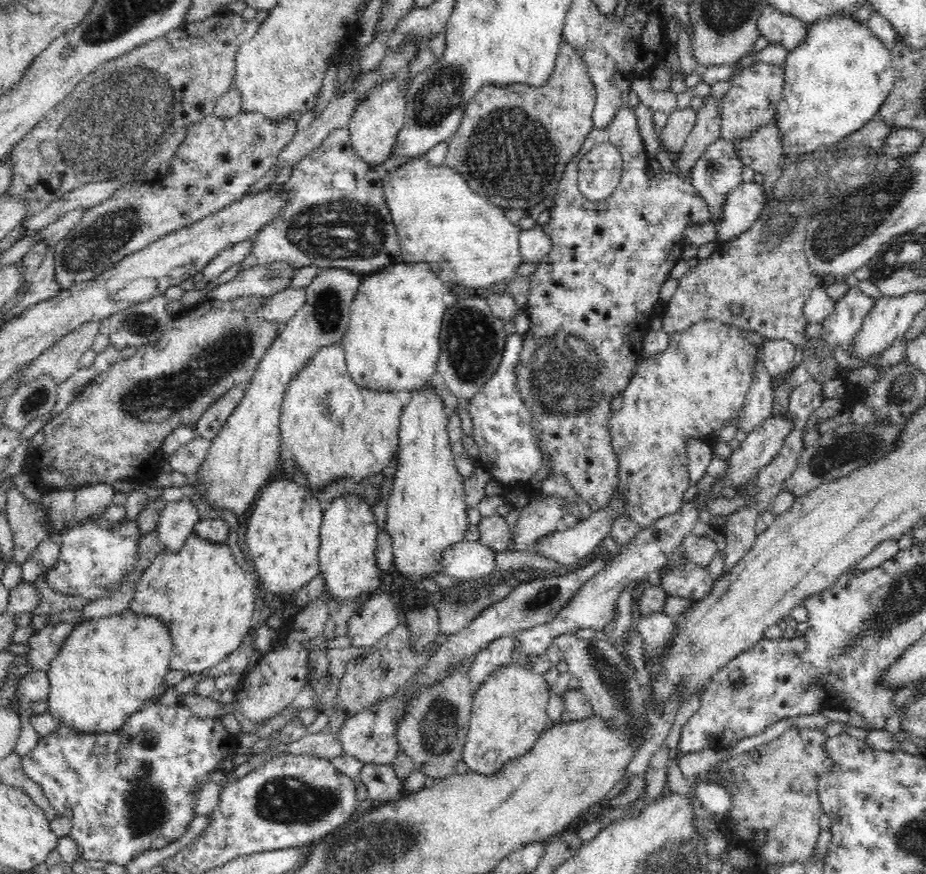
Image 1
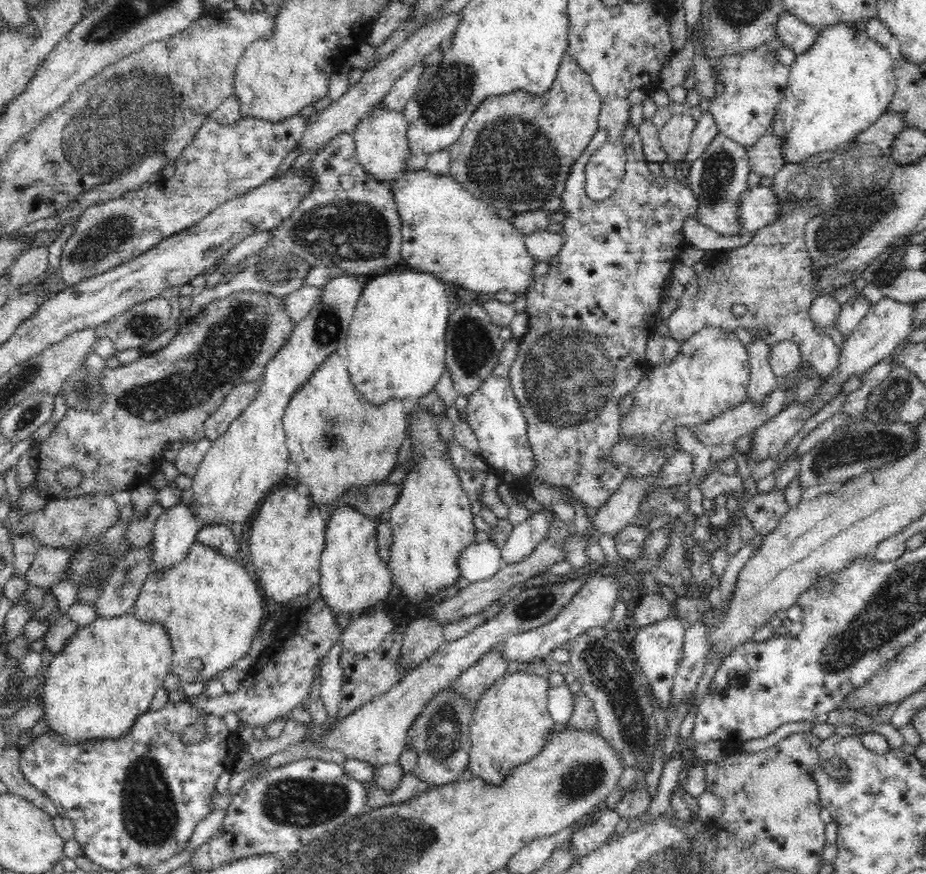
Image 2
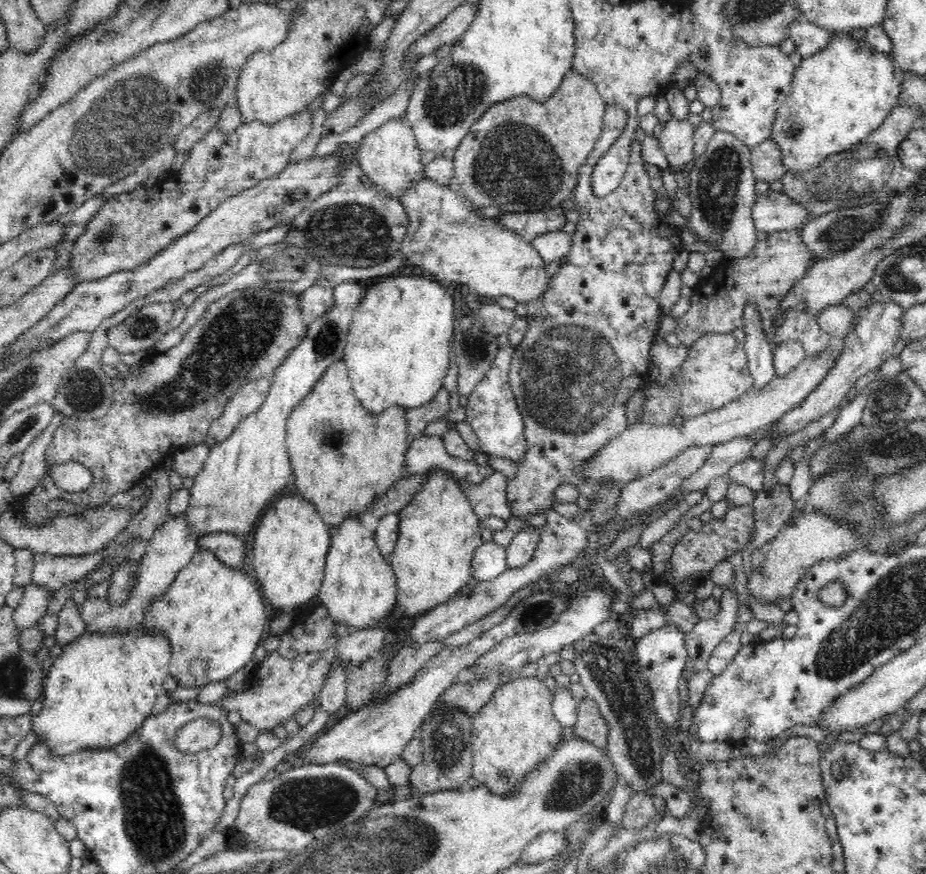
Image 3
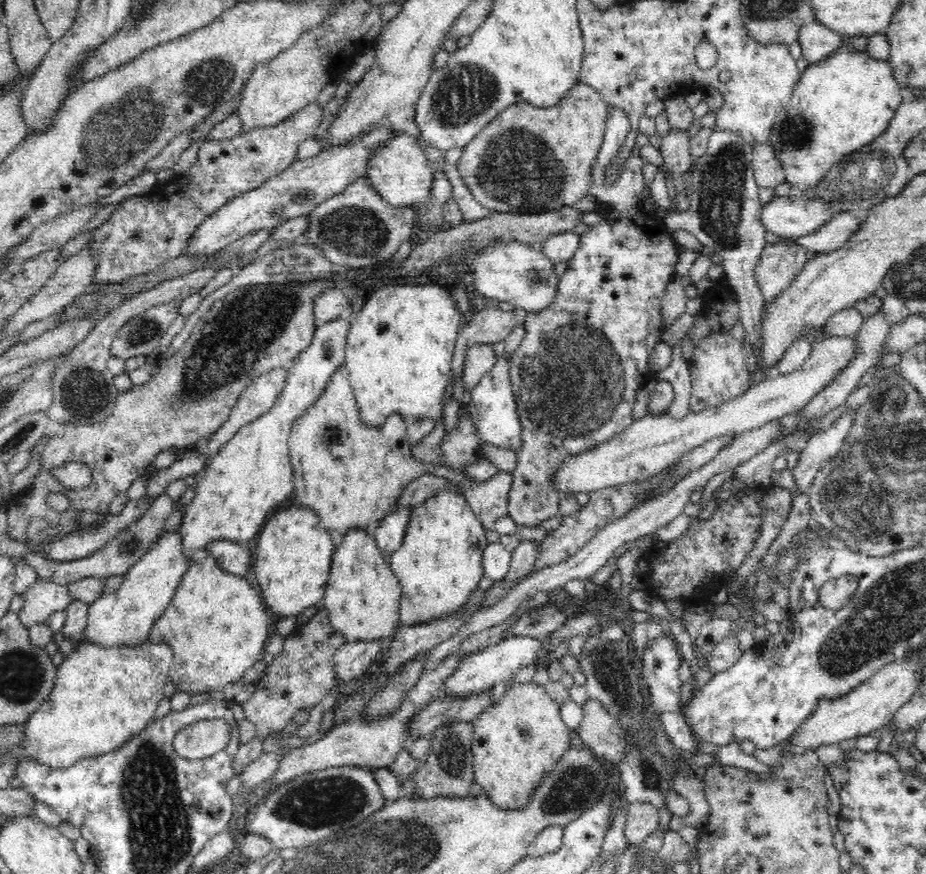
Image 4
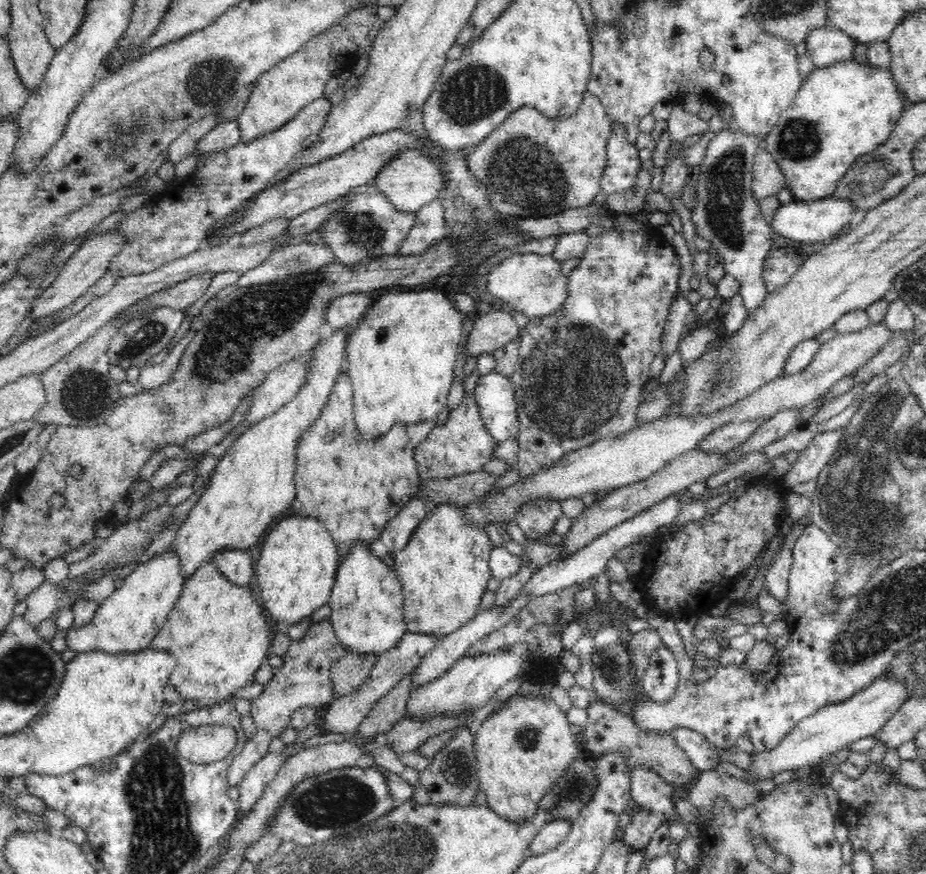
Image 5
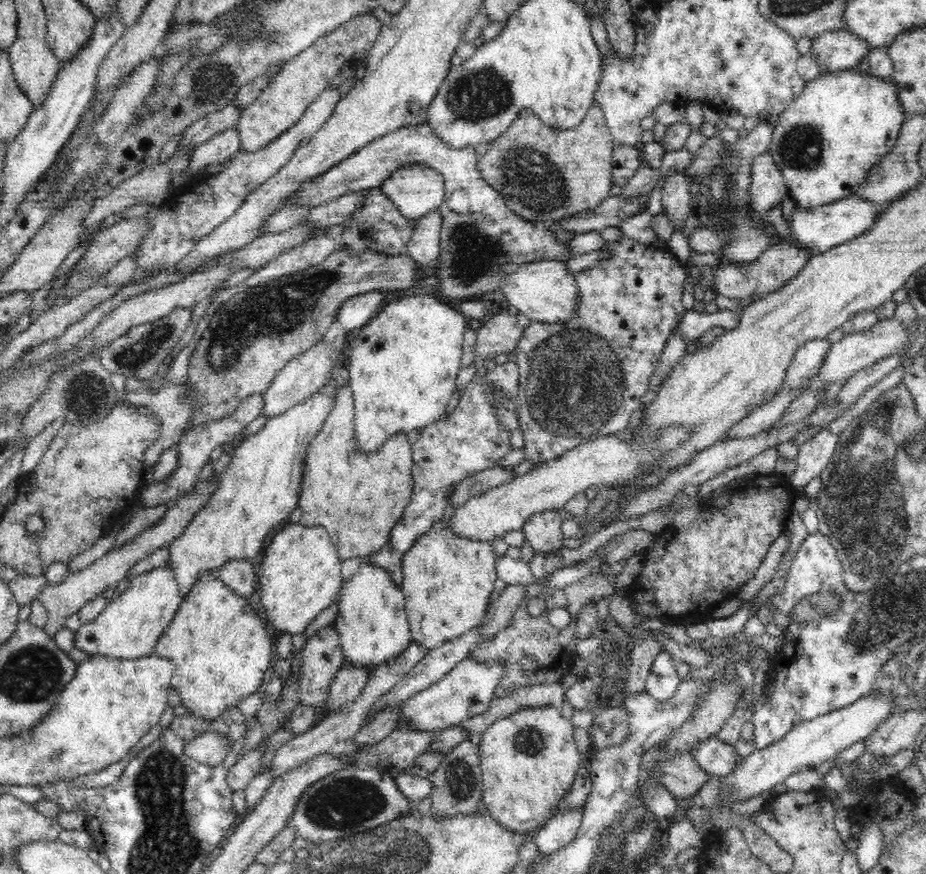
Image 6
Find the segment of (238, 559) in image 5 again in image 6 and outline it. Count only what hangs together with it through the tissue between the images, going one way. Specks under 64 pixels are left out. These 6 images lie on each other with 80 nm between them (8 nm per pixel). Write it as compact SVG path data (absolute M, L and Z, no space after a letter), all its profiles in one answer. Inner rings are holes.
M287 522L287 526L272 537L270 546L264 552L264 560L260 562L258 574L259 599L274 629L291 636L304 633L307 626L335 602L343 583L340 567L338 549L326 528ZM232 560L232 562L226 562L226 566L220 567L216 573L228 587L232 587L234 593L244 595L246 599L252 600L251 595L256 584L256 571L254 571L251 562L248 560Z

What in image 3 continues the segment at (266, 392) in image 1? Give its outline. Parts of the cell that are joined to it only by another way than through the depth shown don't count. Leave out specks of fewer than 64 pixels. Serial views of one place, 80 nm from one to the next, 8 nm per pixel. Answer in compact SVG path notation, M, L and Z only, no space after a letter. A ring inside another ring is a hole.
M354 280L342 282L333 288L333 307L330 307L329 311L318 316L317 319L311 319L307 323L307 335L302 337L301 343L298 343L298 346L289 352L287 358L283 360L281 365L278 365L277 370L272 374L272 384L262 406L246 416L241 423L238 423L226 440L215 444L210 449L204 466L193 479L193 486L190 488L190 505L185 513L189 530L199 537L197 540L202 540L214 532L228 532L242 538L256 526L258 520L260 521L262 513L270 506L269 503L272 502L272 499L276 496L282 496L284 488L293 477L289 450L285 443L287 437L286 421L293 408L306 395L309 395L312 387L322 378L324 371L333 362L343 360L353 314L360 304L364 289Z

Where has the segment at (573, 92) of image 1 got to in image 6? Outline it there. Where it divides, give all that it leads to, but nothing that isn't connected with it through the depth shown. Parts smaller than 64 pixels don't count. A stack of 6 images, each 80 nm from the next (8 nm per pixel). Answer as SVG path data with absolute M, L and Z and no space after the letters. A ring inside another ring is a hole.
M594 101L588 112L585 114L585 117L581 120L580 124L577 124L575 127L572 127L572 130L563 130L562 128L552 128L550 125L542 122L542 119L539 119L538 116L529 111L522 111L518 116L513 120L513 123L507 128L506 132L502 136L498 136L498 139L492 142L490 150L486 154L480 155L477 158L477 169L480 171L482 178L490 185L493 186L497 191L499 196L501 196L506 203L506 206L513 210L518 216L525 218L528 221L537 222L539 225L552 224L556 225L560 219L564 217L572 216L577 212L582 212L585 210L590 210L600 204L604 199L608 198L608 192L610 192L611 186L611 156L614 150L614 138L611 136L610 130L607 127L606 119L600 105Z

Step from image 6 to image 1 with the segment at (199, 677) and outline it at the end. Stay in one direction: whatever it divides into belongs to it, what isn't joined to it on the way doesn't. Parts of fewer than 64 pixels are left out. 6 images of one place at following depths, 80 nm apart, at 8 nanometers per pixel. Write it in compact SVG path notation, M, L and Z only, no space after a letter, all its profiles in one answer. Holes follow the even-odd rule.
M198 533L190 534L182 550L176 554L160 550L151 566L145 568L141 574L129 605L134 613L154 616L167 625L173 642L170 668L182 670L185 676L212 668L236 650L241 640L248 640L247 634L254 628L252 622L256 612L253 579L236 563L232 550L227 544L203 540Z

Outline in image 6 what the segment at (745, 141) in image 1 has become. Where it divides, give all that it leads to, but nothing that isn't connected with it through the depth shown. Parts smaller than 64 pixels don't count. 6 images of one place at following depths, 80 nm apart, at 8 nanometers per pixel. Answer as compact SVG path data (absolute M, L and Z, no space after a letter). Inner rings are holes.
M766 152L755 156L748 196L752 211L763 218L767 210L782 204L782 199L788 194L782 171L776 166L772 155Z

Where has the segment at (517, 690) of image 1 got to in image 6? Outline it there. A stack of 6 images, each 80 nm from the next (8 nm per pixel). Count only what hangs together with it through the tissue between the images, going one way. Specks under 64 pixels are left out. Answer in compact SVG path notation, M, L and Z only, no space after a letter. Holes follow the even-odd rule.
M556 706L522 707L481 733L483 802L506 829L536 834L552 818L553 808L571 789L582 761L572 737L574 725Z

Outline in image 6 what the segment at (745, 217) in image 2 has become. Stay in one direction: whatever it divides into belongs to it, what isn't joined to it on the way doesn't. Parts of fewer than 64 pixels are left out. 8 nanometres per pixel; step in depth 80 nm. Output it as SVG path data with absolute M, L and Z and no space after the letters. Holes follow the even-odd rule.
M850 195L840 200L817 206L808 210L795 207L789 228L795 243L814 250L815 253L826 252L833 246L838 246L851 238L860 236L864 231L869 231L875 218L881 213L883 206L874 208L867 200L856 195Z

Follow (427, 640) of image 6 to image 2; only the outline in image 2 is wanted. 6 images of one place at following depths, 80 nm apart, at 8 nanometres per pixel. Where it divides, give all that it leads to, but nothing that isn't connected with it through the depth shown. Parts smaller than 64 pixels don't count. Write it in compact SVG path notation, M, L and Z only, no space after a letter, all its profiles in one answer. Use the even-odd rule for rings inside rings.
M425 409L411 415L406 429L412 439L413 467L402 481L402 494L388 517L394 536L388 566L394 585L411 604L418 604L428 596L435 596L432 594L438 590L452 586L461 577L458 558L462 550L477 543L470 498L461 486L461 474L448 455L446 440L438 432L440 419Z

